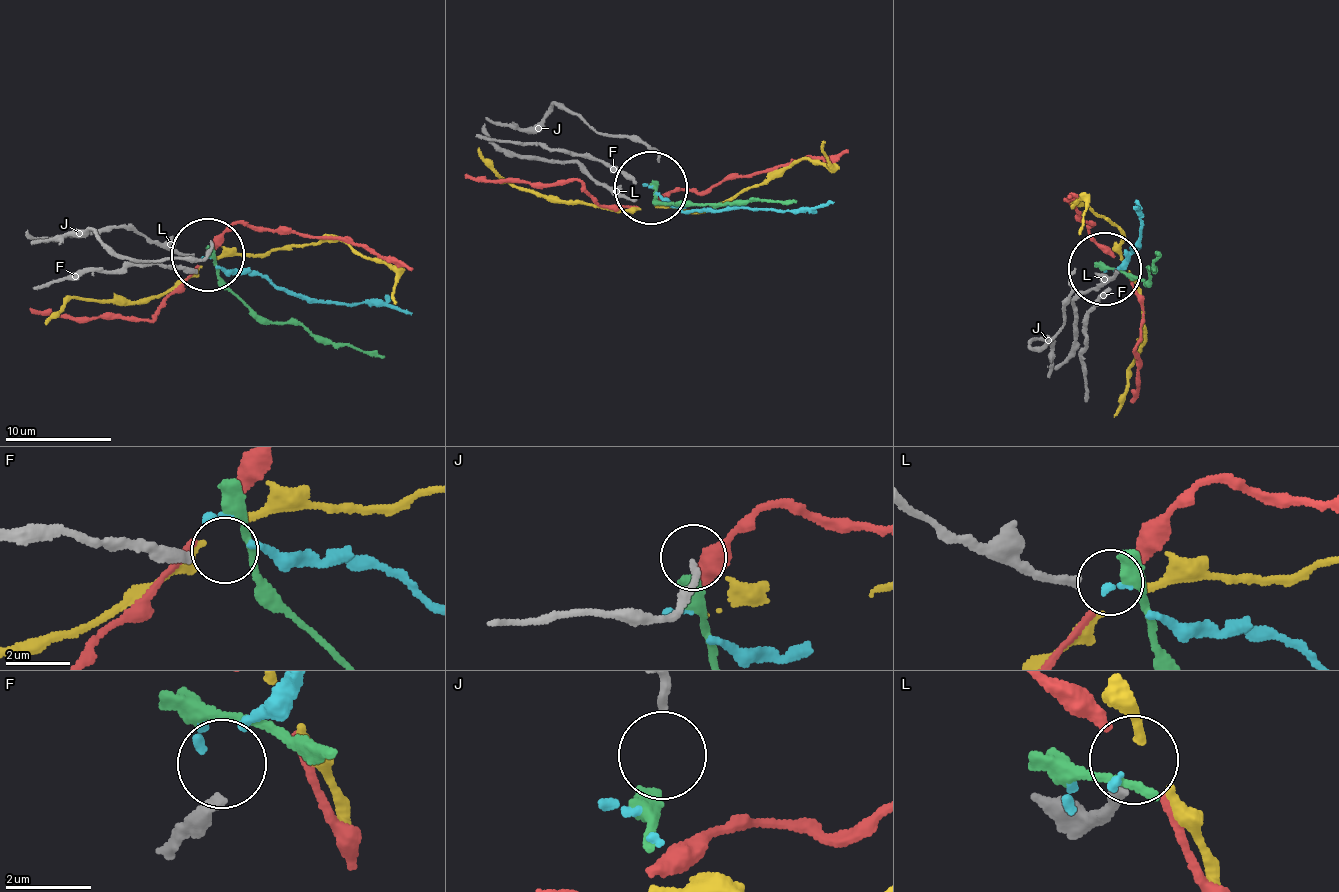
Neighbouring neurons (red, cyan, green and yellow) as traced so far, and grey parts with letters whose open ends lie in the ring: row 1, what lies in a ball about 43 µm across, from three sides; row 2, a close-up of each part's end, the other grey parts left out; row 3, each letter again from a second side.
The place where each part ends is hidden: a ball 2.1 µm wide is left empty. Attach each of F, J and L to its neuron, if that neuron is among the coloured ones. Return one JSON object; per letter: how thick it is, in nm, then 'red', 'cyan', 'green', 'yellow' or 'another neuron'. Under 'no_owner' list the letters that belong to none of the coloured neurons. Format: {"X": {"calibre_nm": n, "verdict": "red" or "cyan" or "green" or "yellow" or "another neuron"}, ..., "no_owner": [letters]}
{"F": {"calibre_nm": 340, "verdict": "cyan"}, "J": {"calibre_nm": 200, "verdict": "green"}, "L": {"calibre_nm": 240, "verdict": "another neuron"}, "no_owner": ["L"]}

